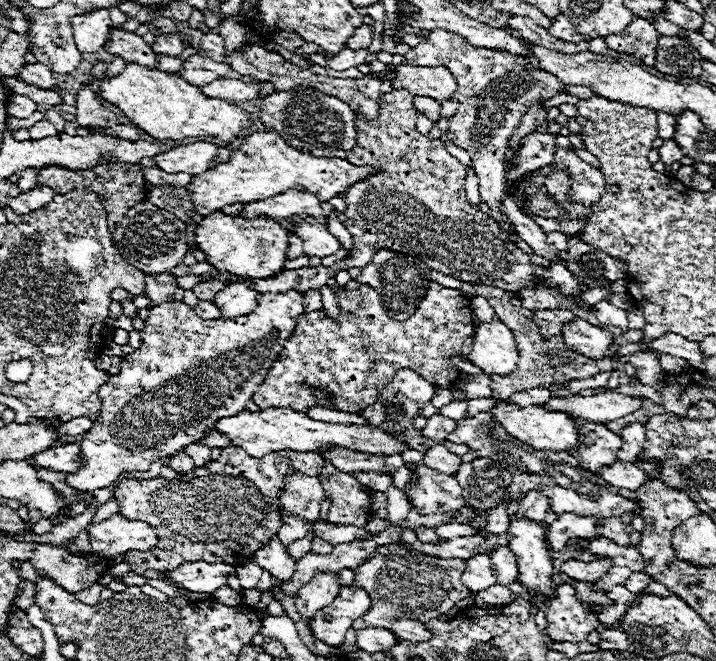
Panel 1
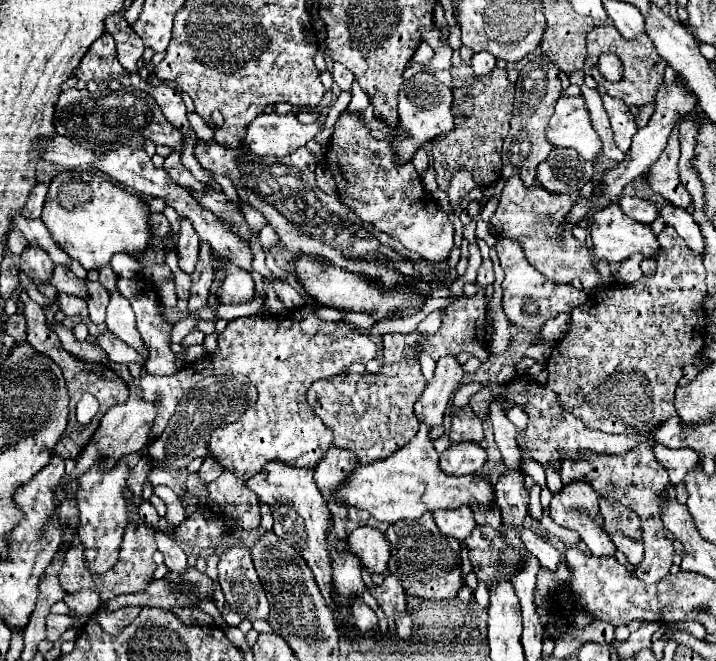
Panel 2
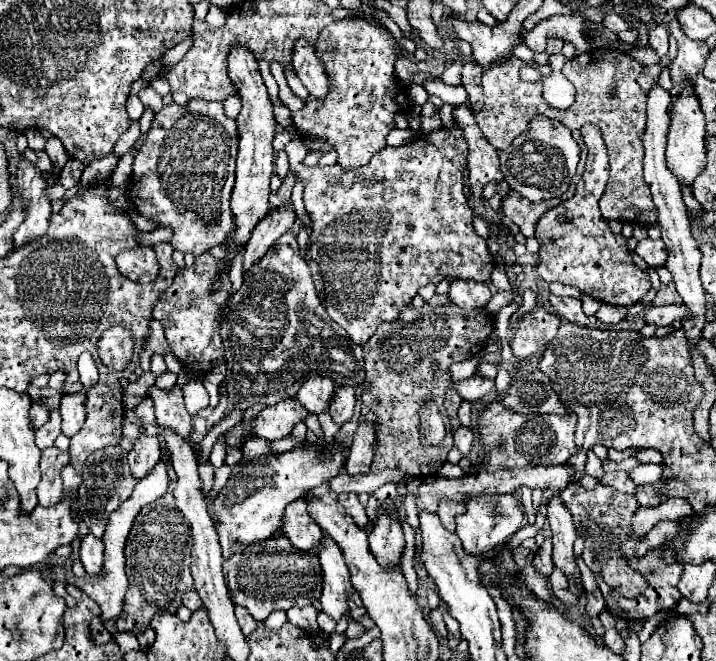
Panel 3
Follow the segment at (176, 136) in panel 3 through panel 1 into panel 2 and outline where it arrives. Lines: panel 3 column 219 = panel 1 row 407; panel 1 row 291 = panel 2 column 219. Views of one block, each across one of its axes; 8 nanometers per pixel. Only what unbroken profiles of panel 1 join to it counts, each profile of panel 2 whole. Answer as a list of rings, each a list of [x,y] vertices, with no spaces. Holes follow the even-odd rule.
[[[236,264],[226,266],[226,278],[218,290],[218,296],[224,304],[246,304],[252,302],[254,296],[254,280]]]

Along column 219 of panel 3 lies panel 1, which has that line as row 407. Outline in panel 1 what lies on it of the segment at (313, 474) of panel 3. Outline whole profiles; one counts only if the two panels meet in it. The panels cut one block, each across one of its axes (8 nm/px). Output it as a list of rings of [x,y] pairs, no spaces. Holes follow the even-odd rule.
[[[498,404],[490,410],[496,416],[496,422],[500,422],[504,426],[504,430],[508,434],[512,434],[514,438],[534,446],[536,450],[552,450],[552,452],[570,452],[570,450],[578,450],[580,448],[580,440],[578,440],[578,428],[574,424],[574,420],[568,414],[562,412],[546,412],[538,406],[514,406],[514,404]]]

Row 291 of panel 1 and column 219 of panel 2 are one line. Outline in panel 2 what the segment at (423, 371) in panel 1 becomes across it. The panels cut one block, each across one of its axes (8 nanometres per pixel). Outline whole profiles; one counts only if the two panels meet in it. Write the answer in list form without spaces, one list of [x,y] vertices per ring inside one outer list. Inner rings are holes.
[[[300,308],[286,318],[274,318],[270,314],[262,318],[236,318],[218,334],[216,354],[208,354],[204,360],[172,376],[144,374],[140,378],[142,398],[160,402],[150,438],[160,436],[184,392],[194,388],[198,380],[206,376],[246,376],[258,392],[256,402],[240,420],[216,428],[206,448],[224,468],[242,478],[252,478],[266,462],[276,458],[292,466],[316,466],[332,446],[332,432],[310,410],[304,400],[306,390],[312,382],[340,374],[348,364],[368,362],[374,356],[376,344],[366,332],[352,328],[344,320],[320,320],[308,308]]]

